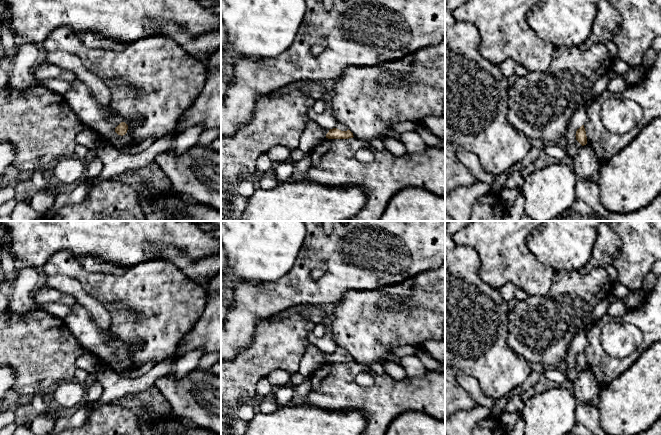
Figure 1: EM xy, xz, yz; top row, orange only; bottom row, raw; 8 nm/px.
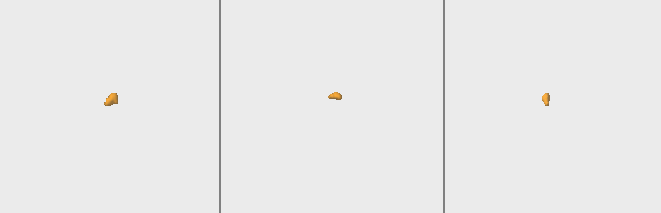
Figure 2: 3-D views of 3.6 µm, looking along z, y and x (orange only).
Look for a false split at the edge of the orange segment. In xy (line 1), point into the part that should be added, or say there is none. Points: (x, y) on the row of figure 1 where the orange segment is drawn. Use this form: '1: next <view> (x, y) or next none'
1: next none

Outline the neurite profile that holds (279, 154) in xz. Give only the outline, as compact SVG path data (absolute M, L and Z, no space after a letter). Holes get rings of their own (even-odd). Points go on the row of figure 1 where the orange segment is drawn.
M283 146L271 148L267 155L275 164L281 164L290 161L290 151Z

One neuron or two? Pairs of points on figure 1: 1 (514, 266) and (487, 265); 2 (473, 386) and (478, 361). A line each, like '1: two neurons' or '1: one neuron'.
1: one neuron
2: two neurons

